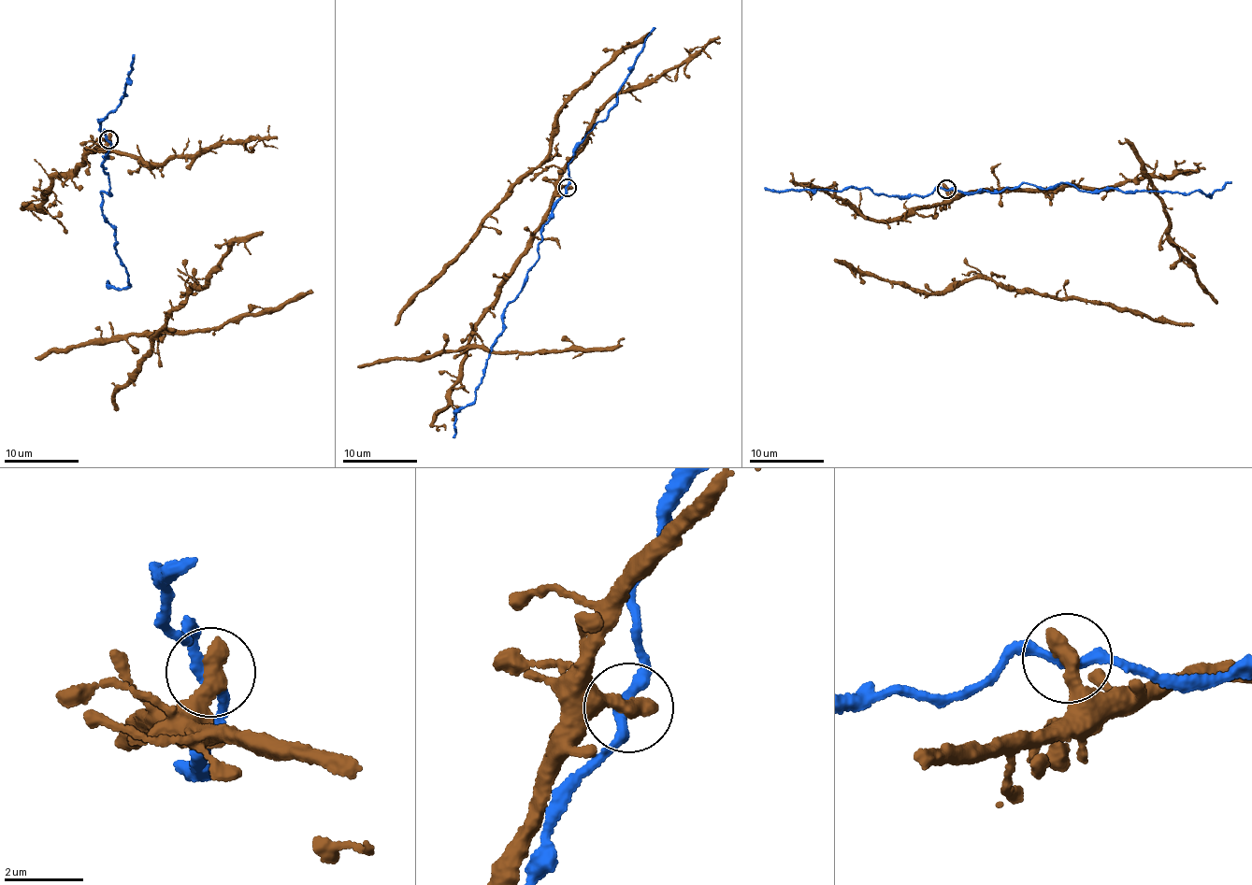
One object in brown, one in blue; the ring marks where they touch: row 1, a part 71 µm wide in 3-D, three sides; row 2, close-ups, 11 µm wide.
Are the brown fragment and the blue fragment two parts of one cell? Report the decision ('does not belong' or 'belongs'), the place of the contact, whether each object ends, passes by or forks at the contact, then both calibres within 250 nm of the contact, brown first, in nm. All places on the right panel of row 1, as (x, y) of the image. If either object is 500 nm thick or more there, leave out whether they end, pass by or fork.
does not belong | (946, 189) | 500/240 nm

